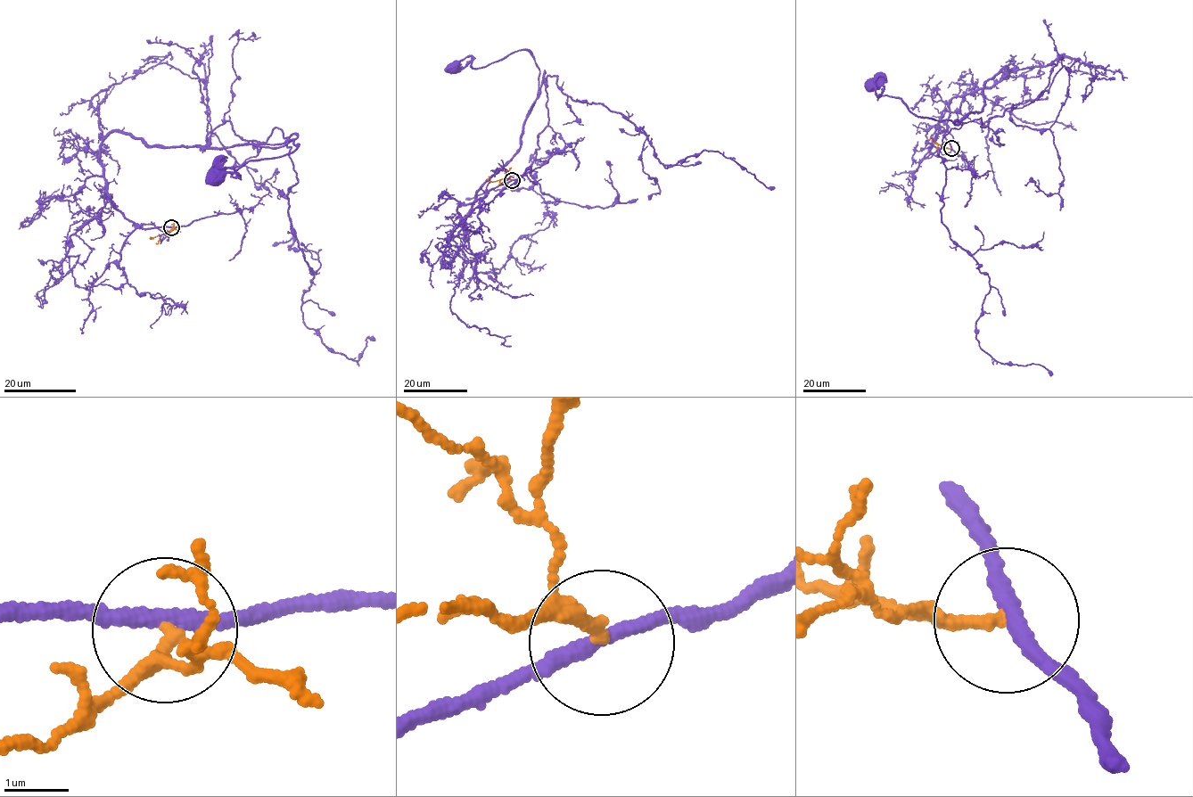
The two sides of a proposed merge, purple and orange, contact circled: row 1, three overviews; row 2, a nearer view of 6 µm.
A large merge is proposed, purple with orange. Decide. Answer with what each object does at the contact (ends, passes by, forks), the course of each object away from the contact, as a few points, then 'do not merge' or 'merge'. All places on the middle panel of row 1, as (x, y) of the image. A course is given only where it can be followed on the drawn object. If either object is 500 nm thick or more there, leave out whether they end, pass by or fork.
purple passes by; orange ends; course purple (512, 180), (458, 207), (464, 236), (475, 193), (520, 147), (538, 67), (523, 50), (453, 66); course orange (512, 180), (491, 182), (489, 176); do not merge

